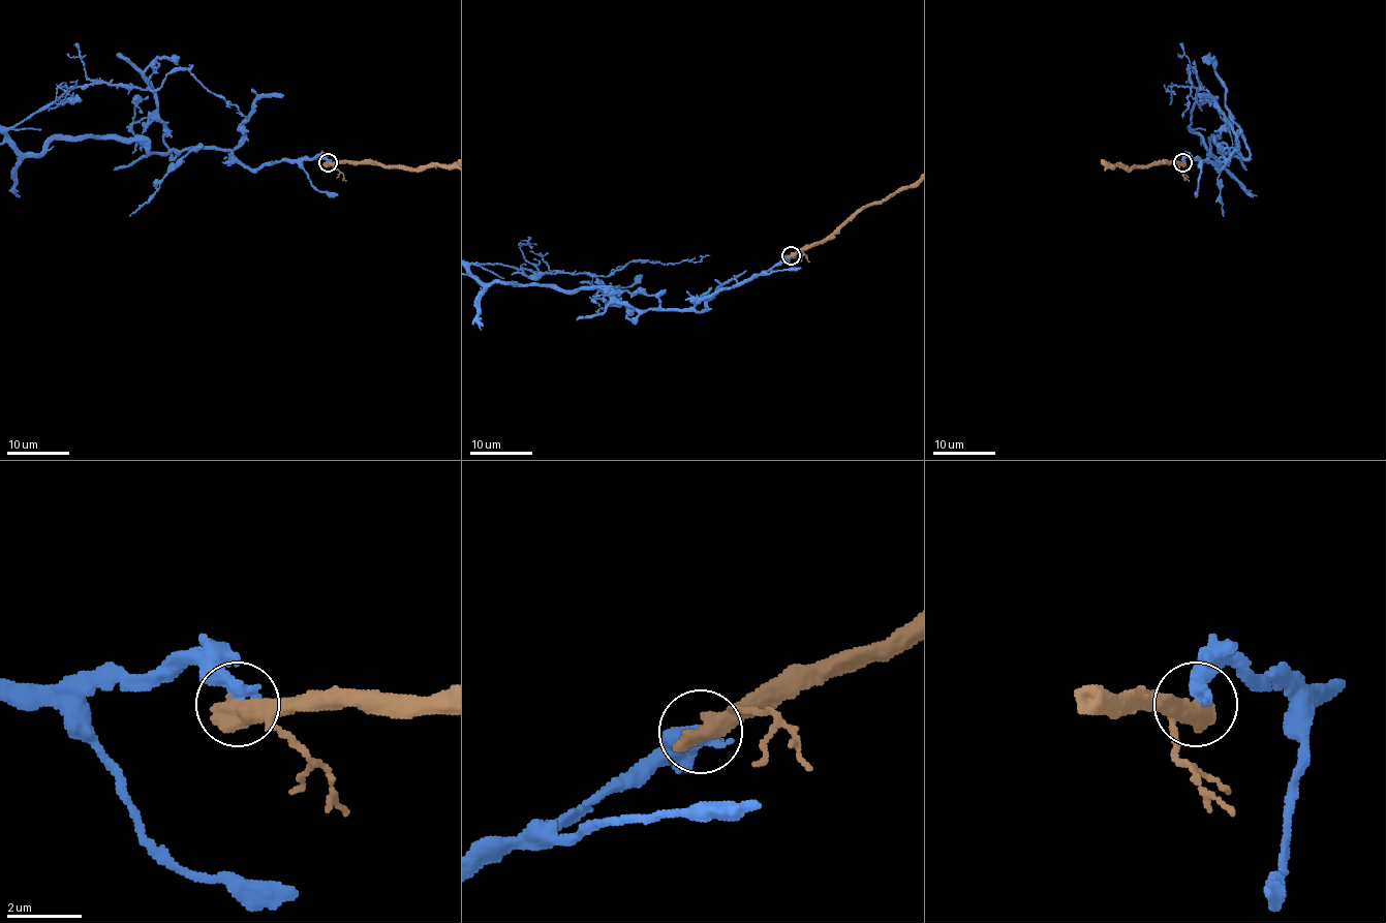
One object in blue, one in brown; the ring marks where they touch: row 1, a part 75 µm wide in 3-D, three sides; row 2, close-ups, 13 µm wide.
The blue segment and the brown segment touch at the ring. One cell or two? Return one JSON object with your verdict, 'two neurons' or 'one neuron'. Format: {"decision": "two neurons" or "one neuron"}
{"decision": "two neurons"}

